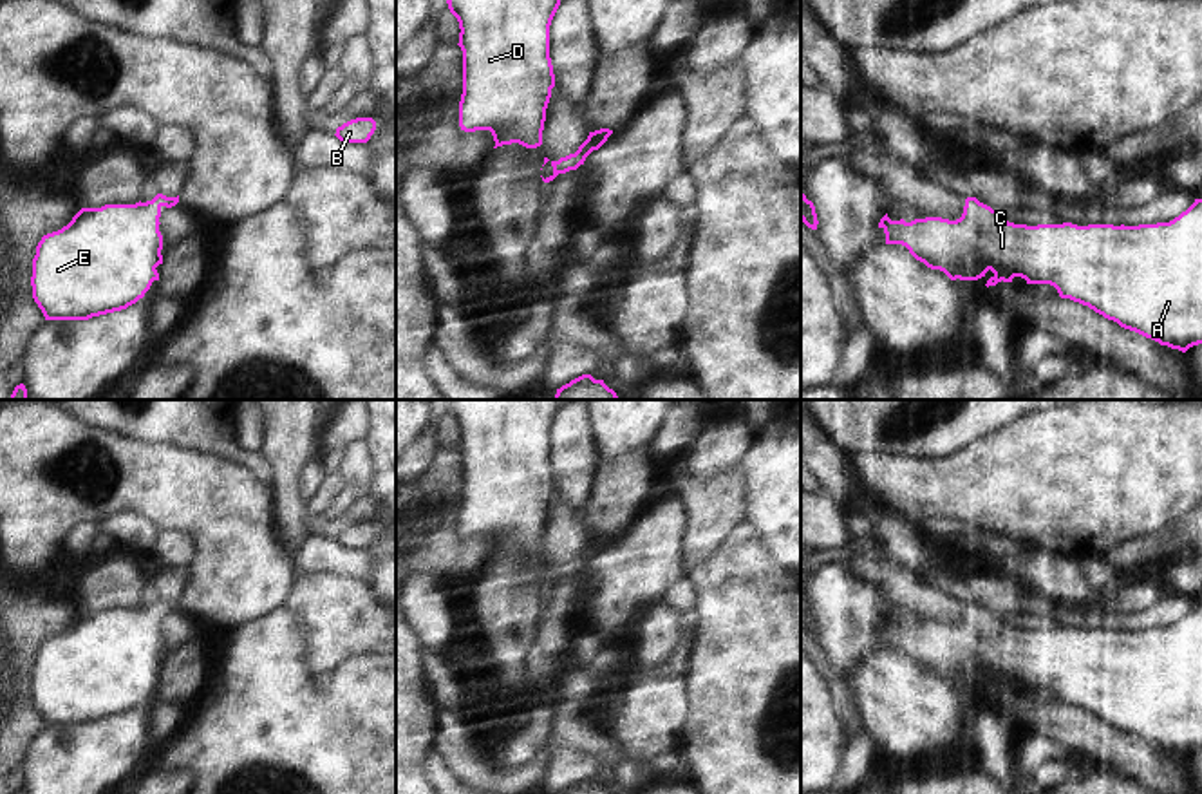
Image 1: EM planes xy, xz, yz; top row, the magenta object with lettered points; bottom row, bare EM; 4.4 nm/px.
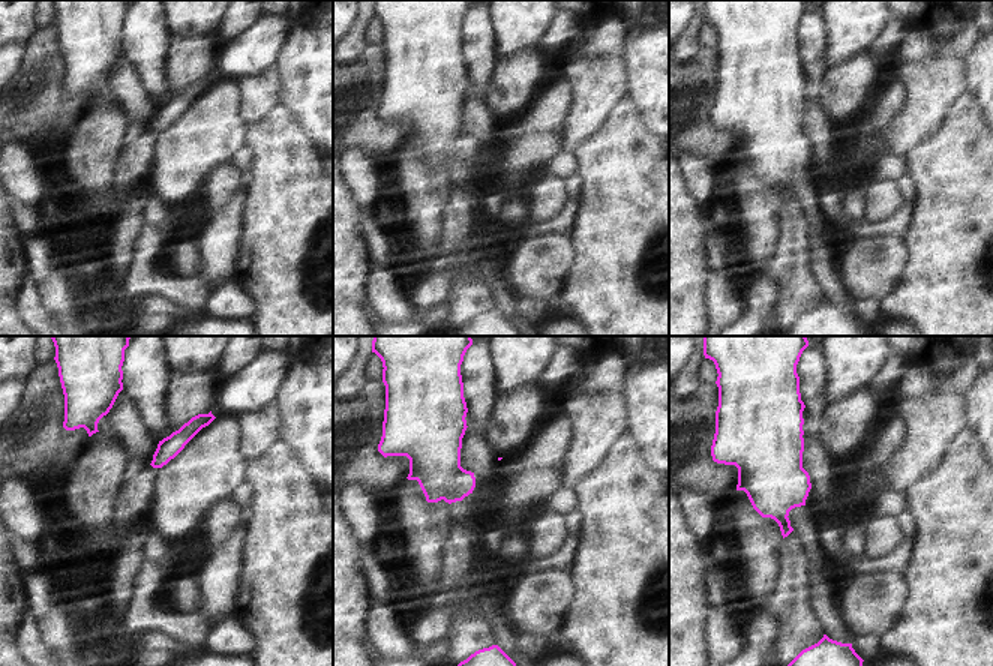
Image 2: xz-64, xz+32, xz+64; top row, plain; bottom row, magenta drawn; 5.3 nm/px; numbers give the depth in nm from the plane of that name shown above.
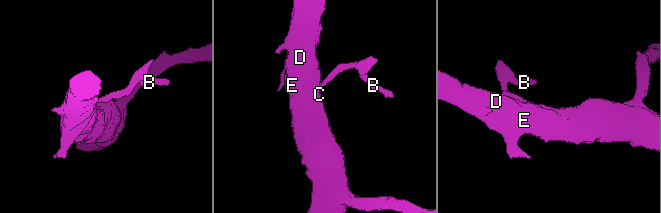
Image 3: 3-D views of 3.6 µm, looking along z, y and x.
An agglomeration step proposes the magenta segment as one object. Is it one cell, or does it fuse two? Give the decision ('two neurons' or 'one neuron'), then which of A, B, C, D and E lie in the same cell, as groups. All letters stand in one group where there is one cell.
one neuron; groups A B C D E

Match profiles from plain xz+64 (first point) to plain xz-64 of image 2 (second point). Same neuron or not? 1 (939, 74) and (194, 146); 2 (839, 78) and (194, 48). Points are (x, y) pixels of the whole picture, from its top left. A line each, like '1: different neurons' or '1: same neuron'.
1: same neuron
2: same neuron

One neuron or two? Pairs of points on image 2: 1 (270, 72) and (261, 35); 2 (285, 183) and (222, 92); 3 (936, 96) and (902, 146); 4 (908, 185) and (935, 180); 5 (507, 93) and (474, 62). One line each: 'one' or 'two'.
1: two
2: two
3: one
4: two
5: two

